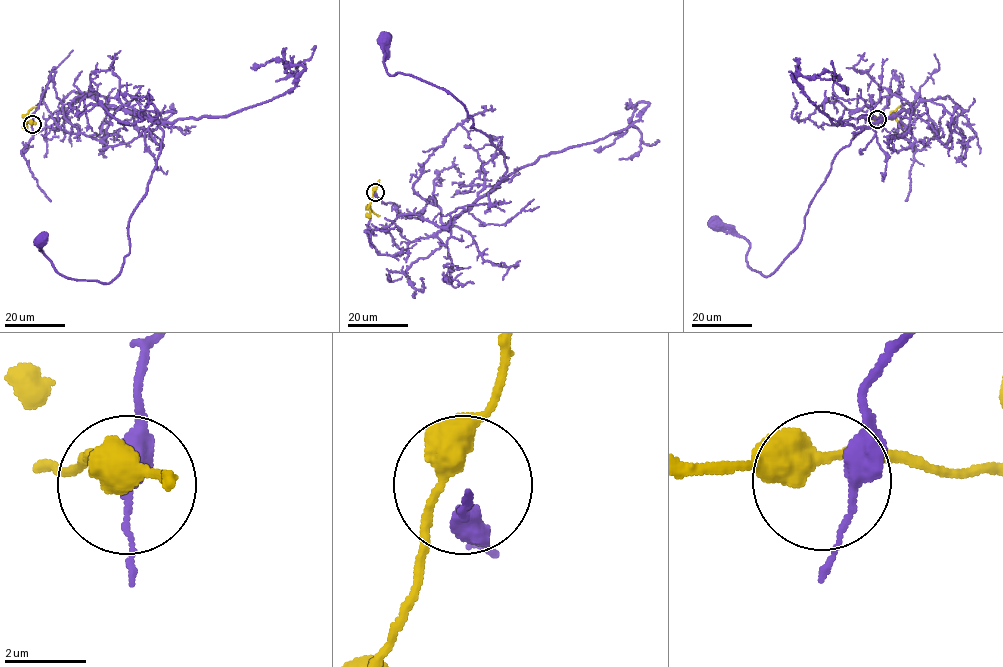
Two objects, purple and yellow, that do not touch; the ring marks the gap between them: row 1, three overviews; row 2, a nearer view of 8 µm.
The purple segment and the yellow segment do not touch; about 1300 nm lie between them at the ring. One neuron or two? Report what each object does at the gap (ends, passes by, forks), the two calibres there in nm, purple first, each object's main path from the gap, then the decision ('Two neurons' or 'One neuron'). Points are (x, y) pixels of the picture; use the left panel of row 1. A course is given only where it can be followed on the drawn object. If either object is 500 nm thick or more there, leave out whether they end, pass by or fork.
Thickness 480 nm (purple) against 500 nm. Course of purple: (32, 123), (50, 78), (79, 132), (101, 139), (117, 110), (163, 130), (110, 282), (65, 277), (39, 238). Course of yellow: (31, 123), (24, 122), (25, 115), (36, 107). Two neurons

